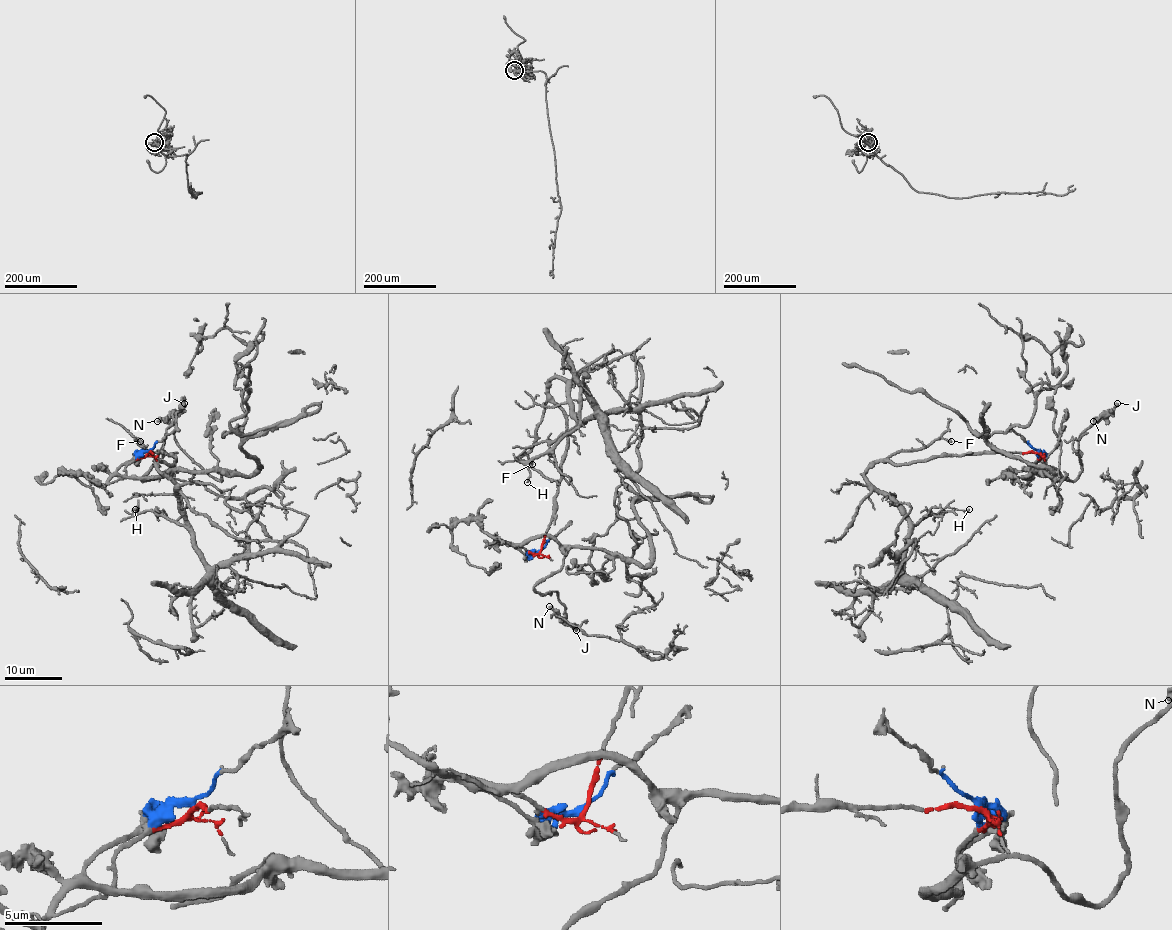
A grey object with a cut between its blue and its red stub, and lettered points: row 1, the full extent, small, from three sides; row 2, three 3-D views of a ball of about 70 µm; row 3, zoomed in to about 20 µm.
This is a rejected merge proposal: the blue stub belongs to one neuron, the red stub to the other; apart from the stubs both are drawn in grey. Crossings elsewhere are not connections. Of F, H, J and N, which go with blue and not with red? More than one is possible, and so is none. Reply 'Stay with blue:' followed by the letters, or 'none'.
Stay with blue: J, N

